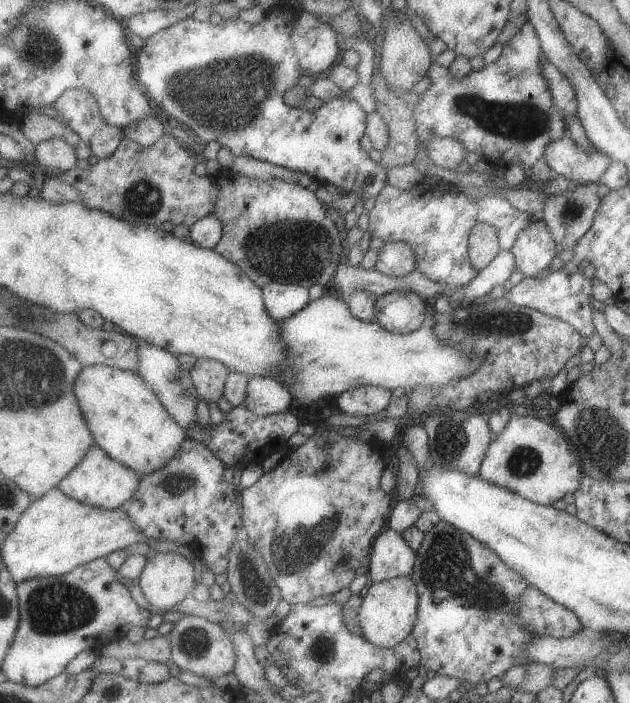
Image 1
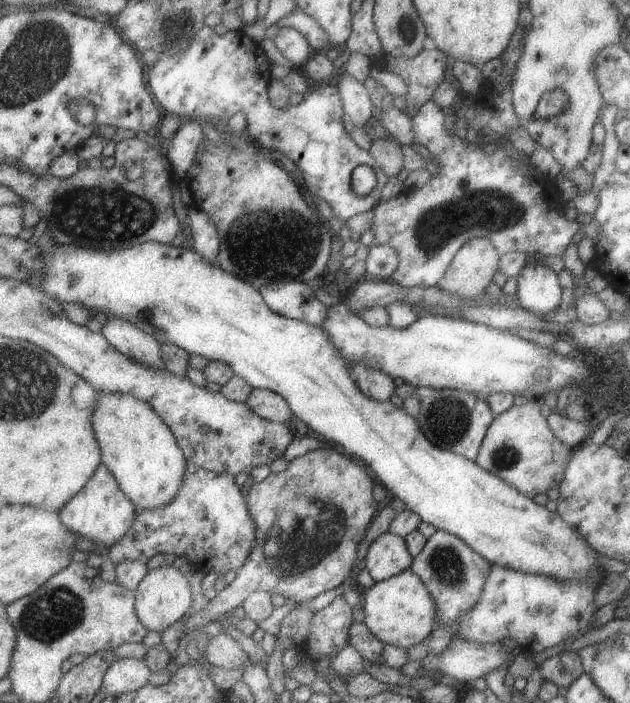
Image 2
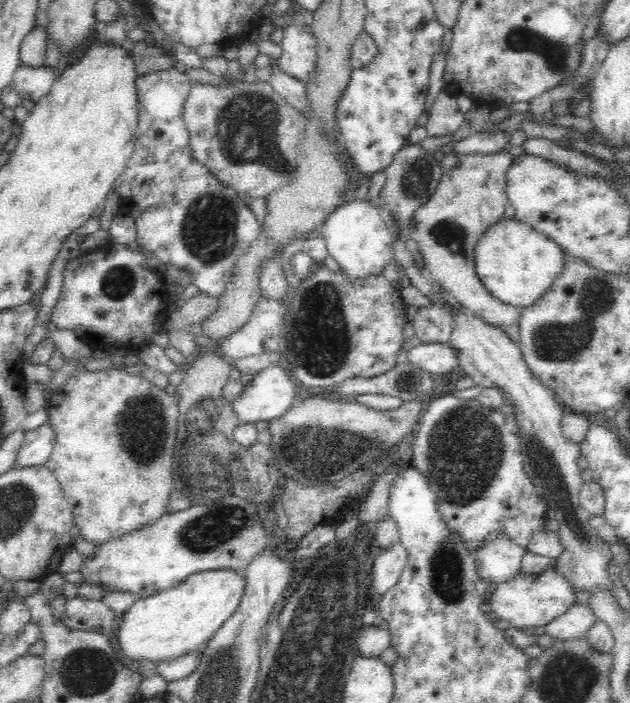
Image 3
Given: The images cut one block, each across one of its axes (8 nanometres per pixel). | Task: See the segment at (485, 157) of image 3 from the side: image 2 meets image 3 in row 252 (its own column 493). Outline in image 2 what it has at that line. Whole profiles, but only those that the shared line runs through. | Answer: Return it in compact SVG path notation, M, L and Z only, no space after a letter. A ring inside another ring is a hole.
M528 400L523 406L511 406L507 412L496 416L476 463L523 494L535 498L547 490L559 489L572 450L555 436L541 406Z

